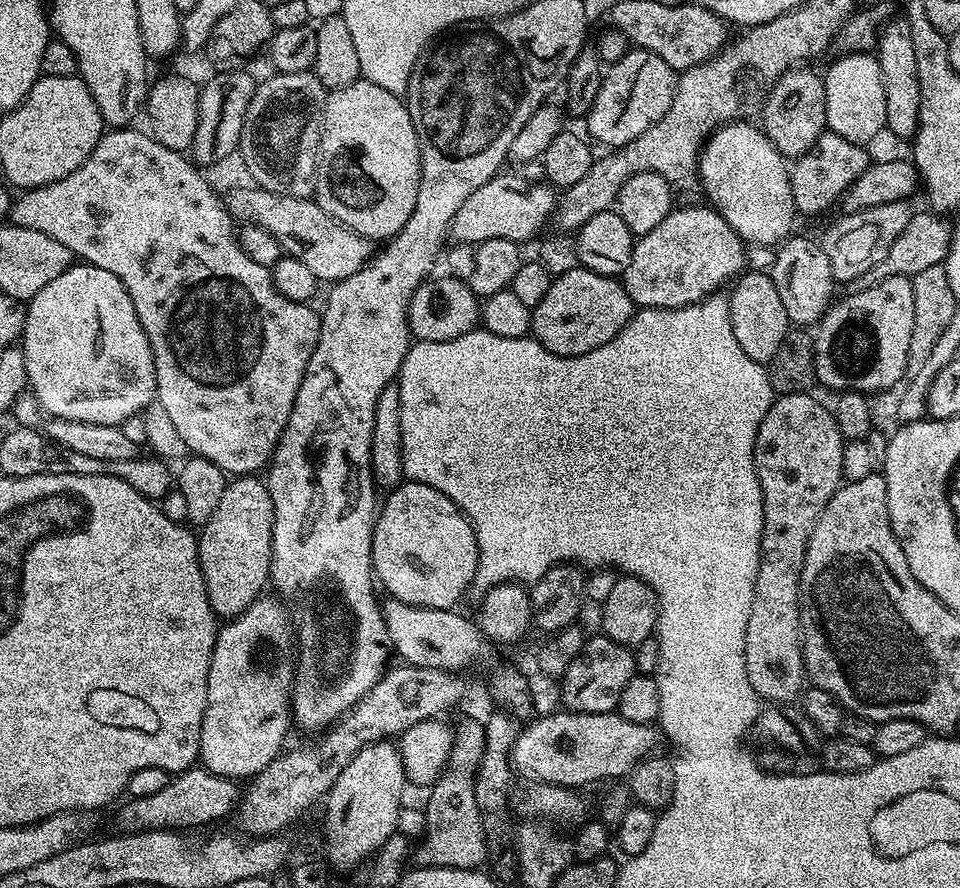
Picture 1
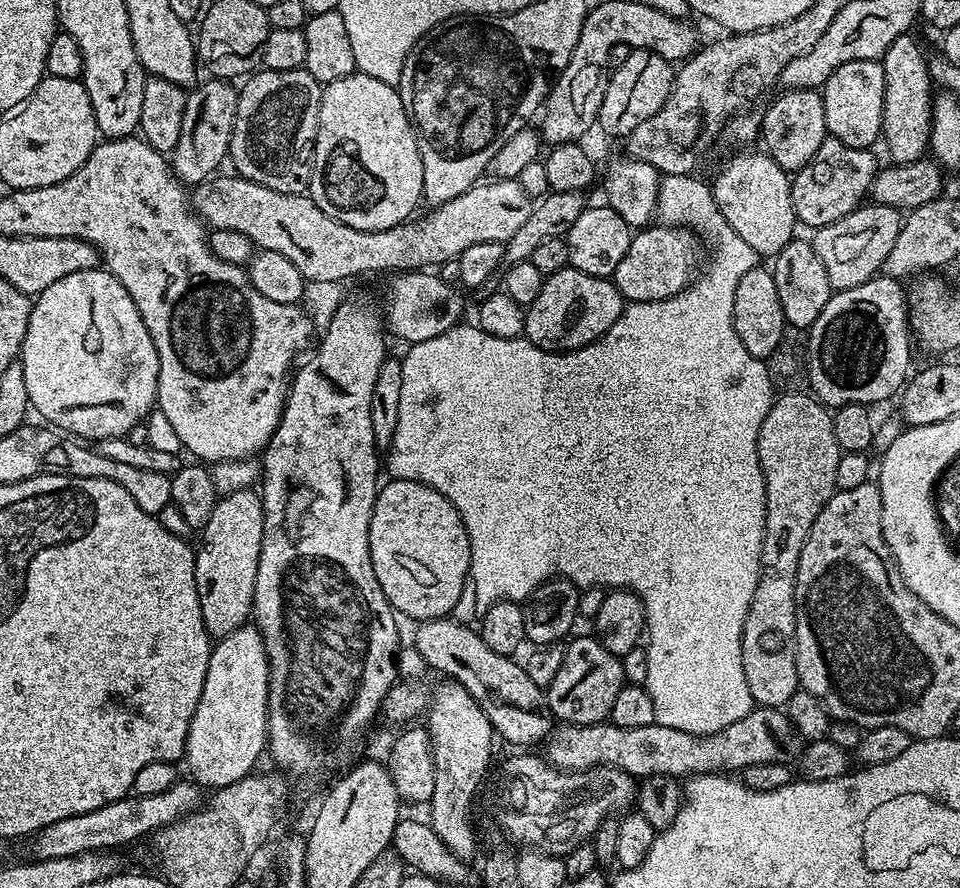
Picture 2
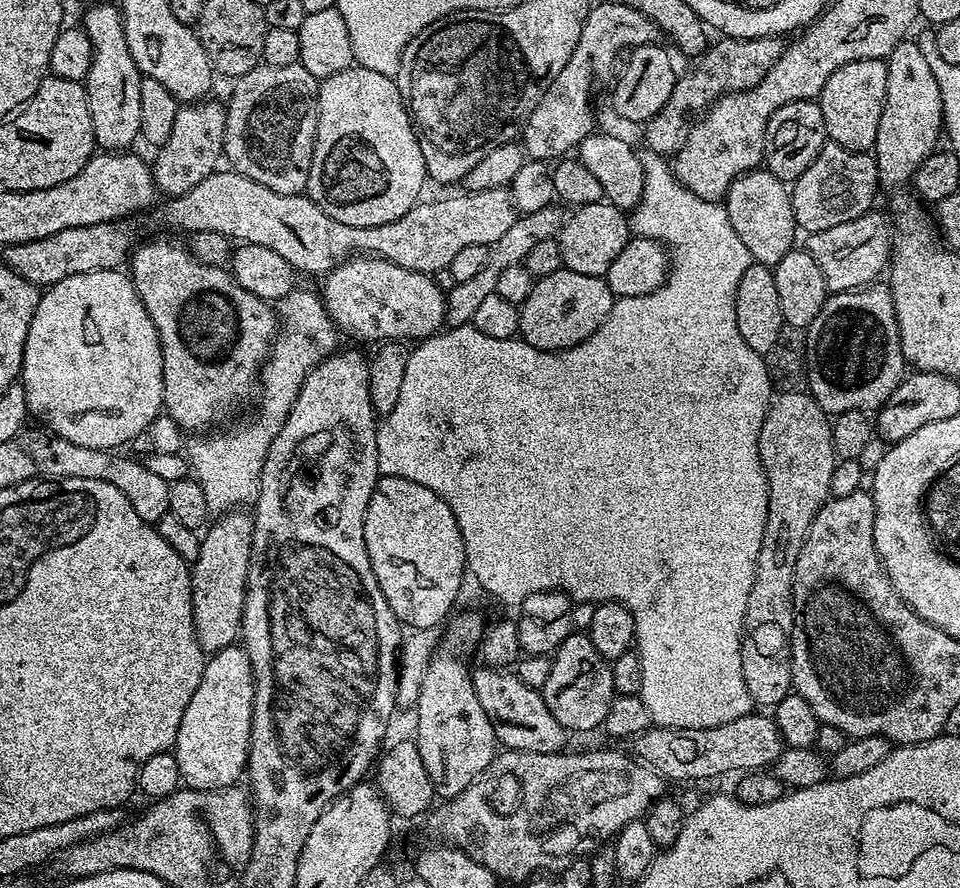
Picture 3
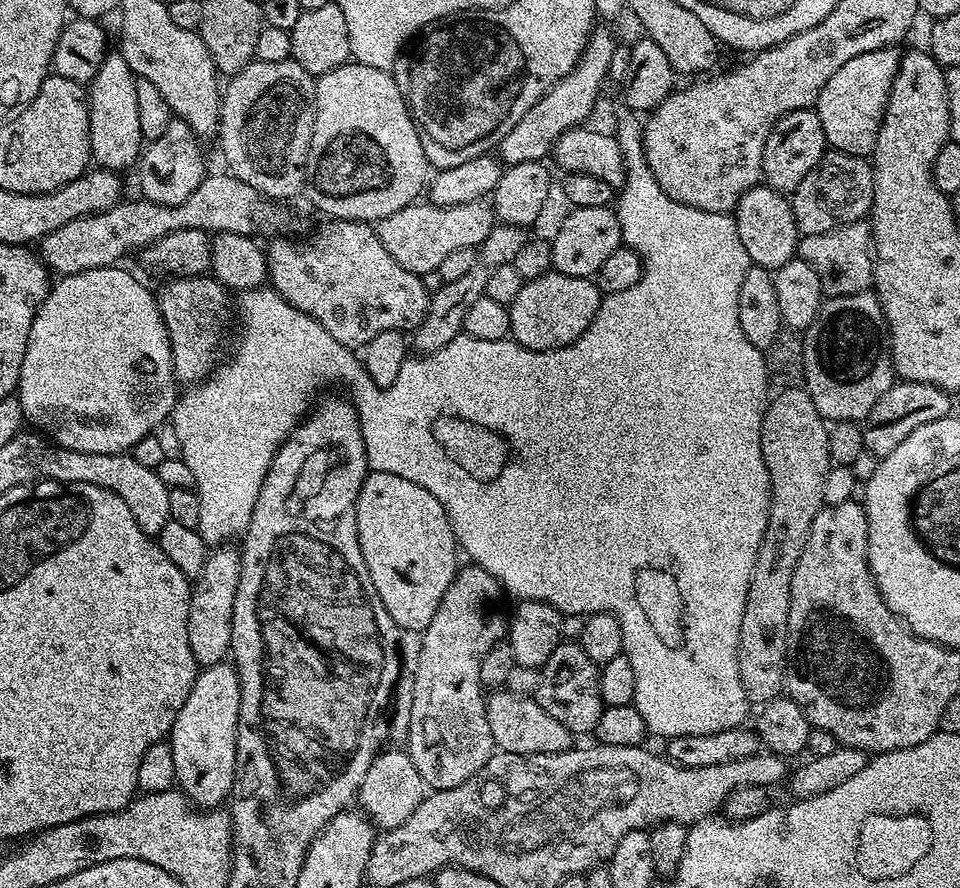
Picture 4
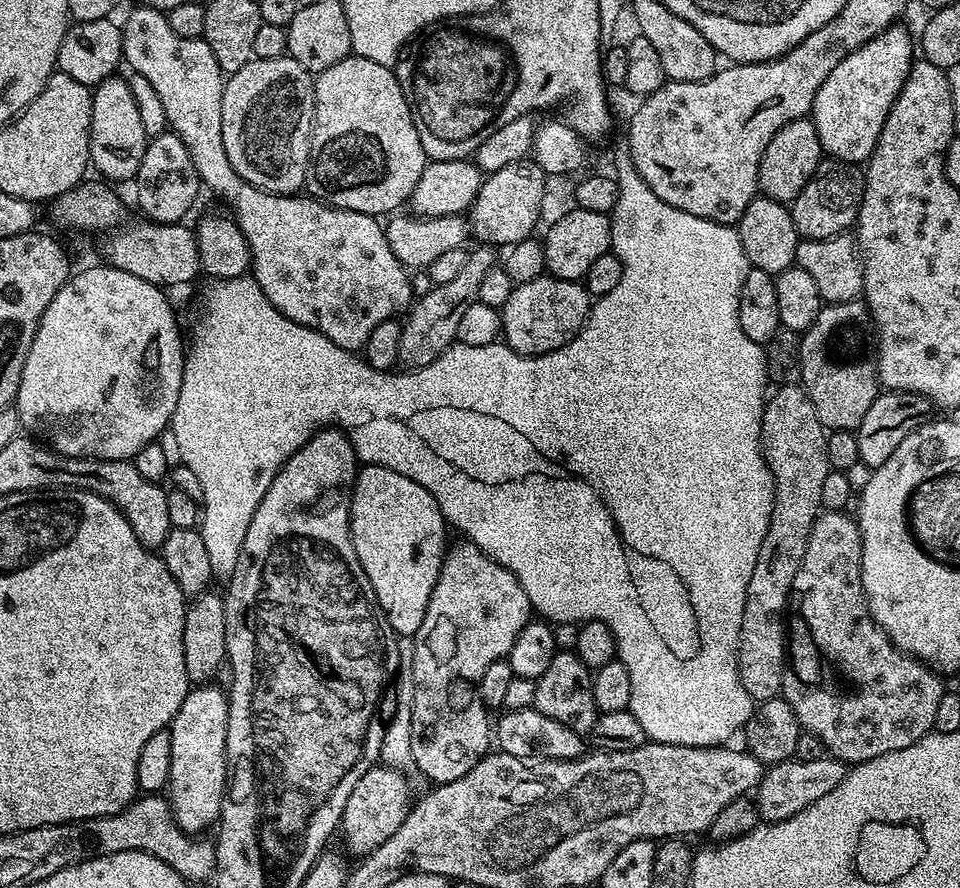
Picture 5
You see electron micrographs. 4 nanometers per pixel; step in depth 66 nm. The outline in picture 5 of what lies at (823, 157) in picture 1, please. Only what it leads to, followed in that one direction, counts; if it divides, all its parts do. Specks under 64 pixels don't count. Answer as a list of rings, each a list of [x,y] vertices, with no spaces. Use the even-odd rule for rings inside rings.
[[[831,158],[821,159],[819,166],[816,168],[815,176],[812,177],[810,182],[806,182],[806,186],[802,186],[798,198],[791,201],[790,204],[792,221],[796,227],[797,237],[806,240],[821,240],[822,238],[830,238],[831,236],[847,233],[855,225],[856,215],[863,197],[864,174],[861,165],[847,164],[841,160],[833,160]]]

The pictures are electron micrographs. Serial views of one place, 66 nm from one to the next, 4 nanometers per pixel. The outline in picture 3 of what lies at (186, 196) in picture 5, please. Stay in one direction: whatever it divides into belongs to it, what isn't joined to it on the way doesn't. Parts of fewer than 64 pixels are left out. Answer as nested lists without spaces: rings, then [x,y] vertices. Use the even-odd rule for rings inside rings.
[[[213,98],[203,102],[186,104],[180,107],[174,117],[174,127],[170,130],[170,138],[155,149],[156,161],[151,161],[150,167],[156,182],[156,187],[165,197],[171,198],[186,194],[202,178],[217,171],[219,160],[224,151],[224,131],[226,130],[226,108]]]

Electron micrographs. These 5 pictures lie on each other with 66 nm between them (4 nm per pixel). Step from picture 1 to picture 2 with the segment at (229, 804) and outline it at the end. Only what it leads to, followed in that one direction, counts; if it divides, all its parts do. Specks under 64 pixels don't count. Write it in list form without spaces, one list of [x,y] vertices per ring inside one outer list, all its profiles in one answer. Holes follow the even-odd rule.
[[[188,778],[177,779],[170,790],[162,790],[162,794],[146,794],[138,796],[129,794],[118,802],[110,802],[106,806],[98,806],[98,810],[90,810],[86,814],[78,814],[70,818],[62,818],[62,822],[54,822],[31,837],[33,860],[49,860],[50,858],[66,858],[81,856],[87,852],[120,850],[123,844],[132,844],[142,836],[154,834],[157,829],[170,826],[191,812],[199,810],[202,803],[201,785]]]

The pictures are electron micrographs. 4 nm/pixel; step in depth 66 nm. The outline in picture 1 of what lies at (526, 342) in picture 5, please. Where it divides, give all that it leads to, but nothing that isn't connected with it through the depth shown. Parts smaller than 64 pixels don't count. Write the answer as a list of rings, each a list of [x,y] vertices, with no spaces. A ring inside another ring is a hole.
[[[583,266],[553,279],[542,302],[532,309],[531,335],[550,354],[581,356],[598,346],[606,346],[632,320],[634,305],[617,277],[603,276]]]

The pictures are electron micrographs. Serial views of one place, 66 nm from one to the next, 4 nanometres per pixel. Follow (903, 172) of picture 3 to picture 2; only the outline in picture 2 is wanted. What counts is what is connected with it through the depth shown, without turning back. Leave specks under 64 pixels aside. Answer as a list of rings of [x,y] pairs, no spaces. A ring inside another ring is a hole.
[[[915,35],[899,36],[890,42],[882,57],[884,65],[884,113],[882,114],[882,144],[888,147],[897,164],[909,164],[929,151],[931,142],[934,81],[928,68],[929,57],[916,45]]]

